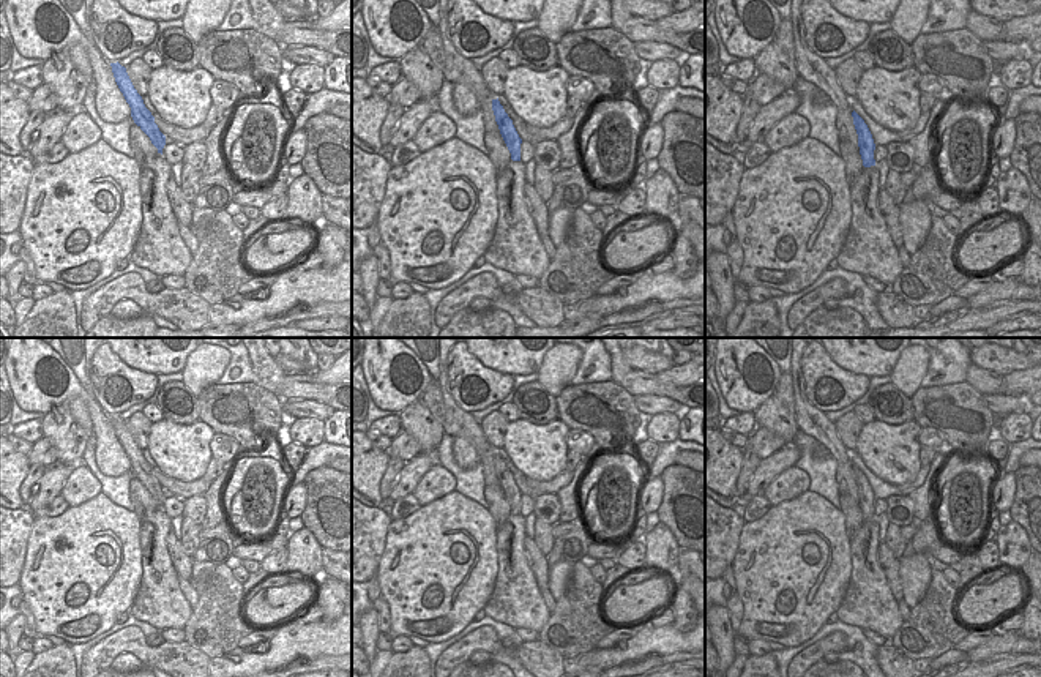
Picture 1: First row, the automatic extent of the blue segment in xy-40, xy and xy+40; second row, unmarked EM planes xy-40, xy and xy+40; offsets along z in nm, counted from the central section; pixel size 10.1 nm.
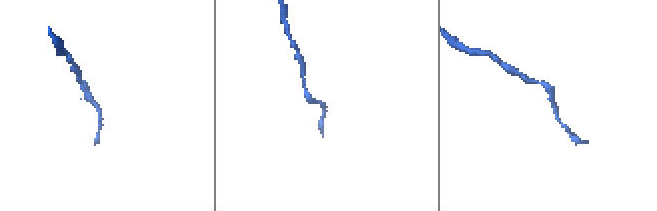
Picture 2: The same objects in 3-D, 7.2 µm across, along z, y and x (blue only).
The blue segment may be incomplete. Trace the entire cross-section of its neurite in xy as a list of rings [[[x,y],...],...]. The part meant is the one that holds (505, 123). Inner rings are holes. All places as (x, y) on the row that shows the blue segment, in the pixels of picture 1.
[[[498,98],[492,99],[492,110],[495,115],[495,122],[498,125],[500,134],[511,153],[513,161],[520,161],[520,144],[522,139],[519,137],[513,120],[505,112],[503,106],[500,104]]]

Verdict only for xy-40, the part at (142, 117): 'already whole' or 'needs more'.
already whole

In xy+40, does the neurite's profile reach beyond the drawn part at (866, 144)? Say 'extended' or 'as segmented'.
as segmented

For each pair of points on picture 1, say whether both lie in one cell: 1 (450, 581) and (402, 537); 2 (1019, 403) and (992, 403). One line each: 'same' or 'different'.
1: same
2: same

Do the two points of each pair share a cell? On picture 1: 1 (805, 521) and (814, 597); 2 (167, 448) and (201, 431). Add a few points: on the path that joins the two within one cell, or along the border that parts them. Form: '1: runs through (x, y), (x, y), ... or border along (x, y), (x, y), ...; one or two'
1: runs through (805, 540), (806, 578); one
2: runs through (175, 448), (183, 448), (193, 439); one

